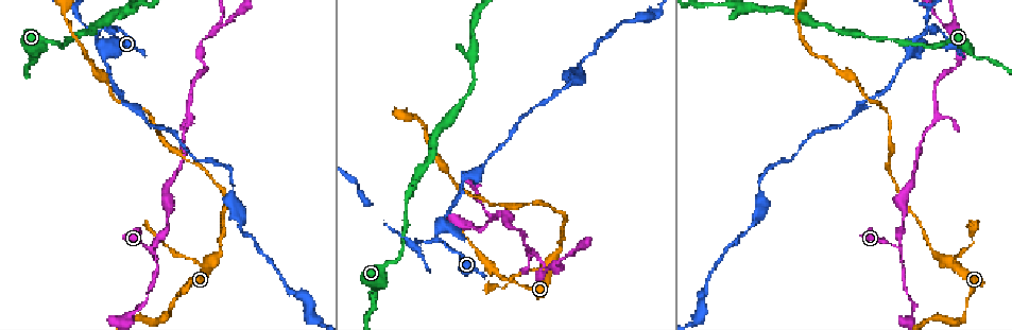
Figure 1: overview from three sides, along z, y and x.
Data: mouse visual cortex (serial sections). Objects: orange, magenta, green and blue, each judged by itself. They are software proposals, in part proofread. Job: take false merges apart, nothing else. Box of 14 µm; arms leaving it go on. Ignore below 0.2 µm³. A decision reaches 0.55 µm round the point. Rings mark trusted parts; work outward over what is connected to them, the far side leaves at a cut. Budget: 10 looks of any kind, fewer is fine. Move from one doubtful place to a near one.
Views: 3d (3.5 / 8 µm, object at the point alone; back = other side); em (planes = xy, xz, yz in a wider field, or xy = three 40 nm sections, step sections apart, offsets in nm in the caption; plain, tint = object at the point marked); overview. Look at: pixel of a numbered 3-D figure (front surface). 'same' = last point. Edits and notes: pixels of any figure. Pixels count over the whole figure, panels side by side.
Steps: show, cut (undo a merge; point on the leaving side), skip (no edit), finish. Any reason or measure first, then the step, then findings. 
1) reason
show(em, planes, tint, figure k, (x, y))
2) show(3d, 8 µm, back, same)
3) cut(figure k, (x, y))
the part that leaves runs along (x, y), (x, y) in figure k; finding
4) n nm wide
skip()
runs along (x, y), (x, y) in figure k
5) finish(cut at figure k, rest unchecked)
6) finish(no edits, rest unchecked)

show(3d, 3.5 µm, figure 1, (100, 31))

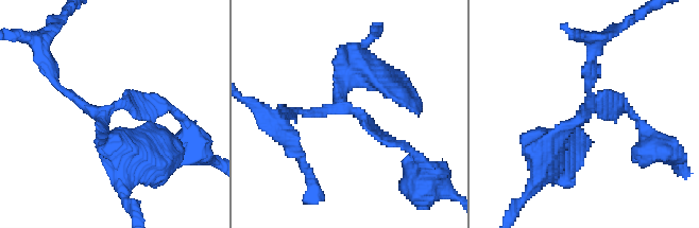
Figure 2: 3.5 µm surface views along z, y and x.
show(em, xy, step 3, tint, figure 2, (340, 105))

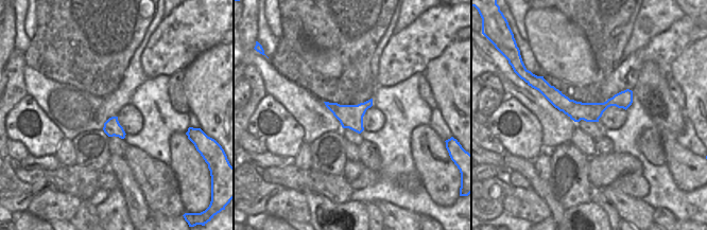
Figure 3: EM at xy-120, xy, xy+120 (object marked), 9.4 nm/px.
skip()
runs along (545, 88), (571, 108), (630, 100) in figure 3; continuous, no second cell

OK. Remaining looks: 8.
a narrow waist
show(em, xy, step 1, tint, figure 1, (977, 57))

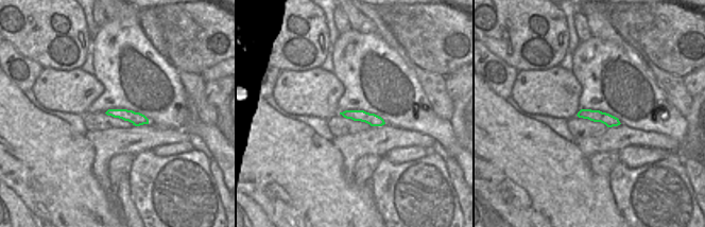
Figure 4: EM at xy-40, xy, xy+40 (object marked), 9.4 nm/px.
see where the arms go
show(3d, 3.5 µm, same)

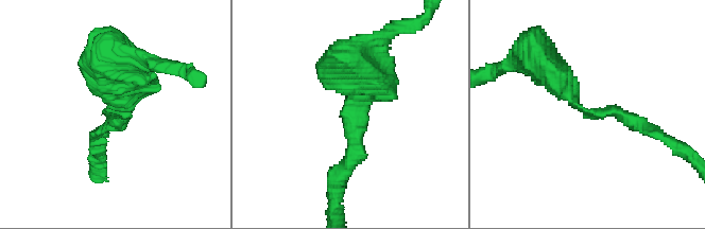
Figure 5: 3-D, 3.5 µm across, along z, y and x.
arms of 200, 450 nm
skip()
runs along (109, 112), (124, 114), (145, 121) in figure 4; continuous, no second cell

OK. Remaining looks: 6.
thick turns thin
show(3d, 3.5 µm, figure 1, (900, 245))

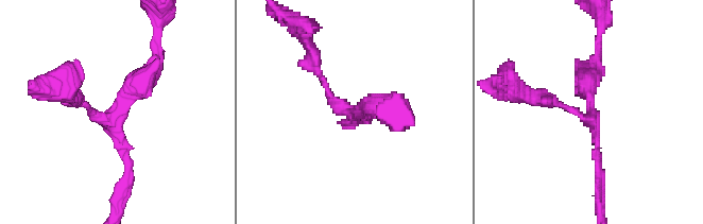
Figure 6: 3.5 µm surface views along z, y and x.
show(em, planes, tint, figure 6, (346, 108))

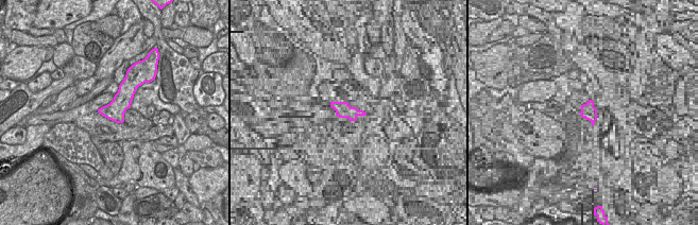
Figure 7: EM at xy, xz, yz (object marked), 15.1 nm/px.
skip()
runs along (311, 54), (333, 101), (390, 112) in figure 6; continuous, no second cell

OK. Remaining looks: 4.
calibre changes
show(3d, 3.5 µm, figure 1, (578, 71))

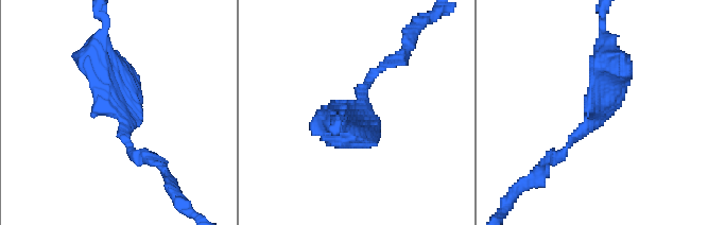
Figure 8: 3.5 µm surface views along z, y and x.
arms of 150, 350 nm
show(em, xy, step 3, tint, figure 8, (126, 125))

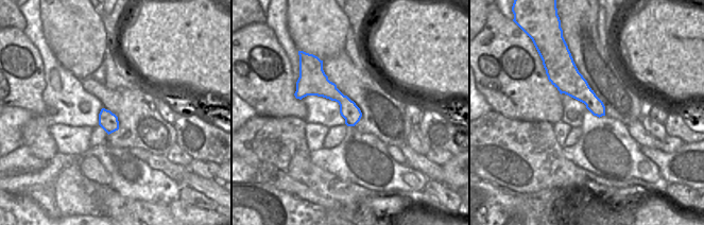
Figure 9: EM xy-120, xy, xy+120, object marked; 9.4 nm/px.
cut it another way
show(em, xy, step 2, tint, same)

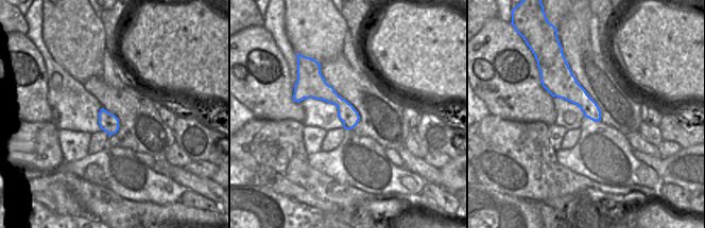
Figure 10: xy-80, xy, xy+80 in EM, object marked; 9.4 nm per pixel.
170 nm wide
skip()
runs along (315, 70), (349, 126) in figure 10; one cell here

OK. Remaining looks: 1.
finish(no edits, rest unchecked)

